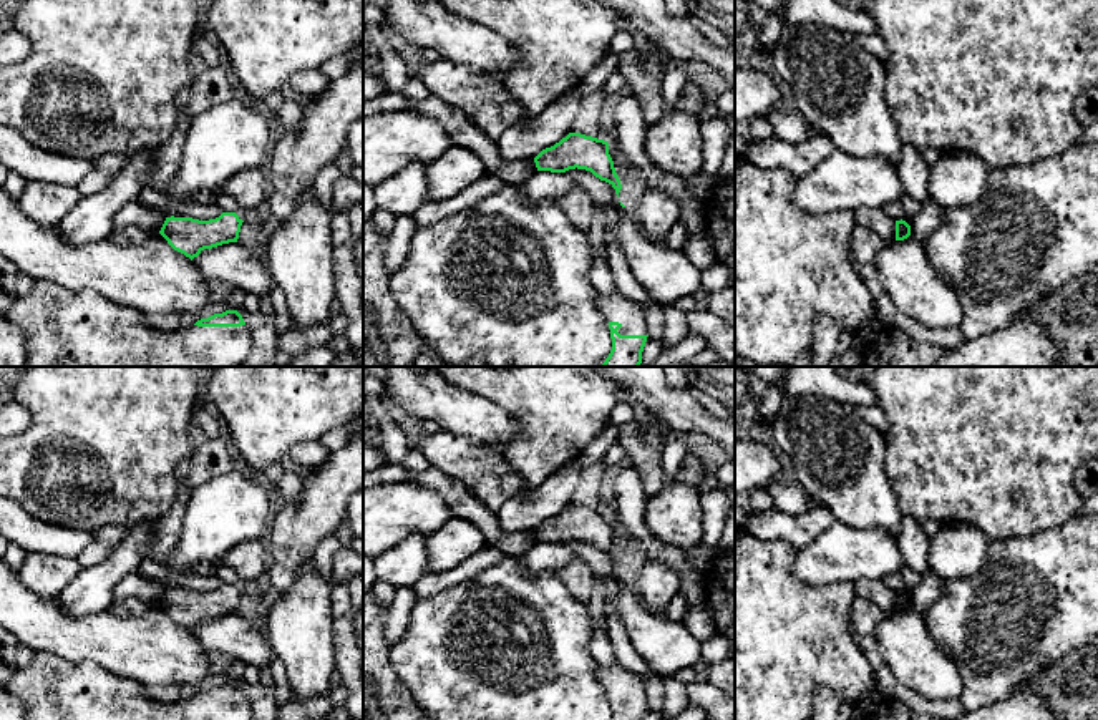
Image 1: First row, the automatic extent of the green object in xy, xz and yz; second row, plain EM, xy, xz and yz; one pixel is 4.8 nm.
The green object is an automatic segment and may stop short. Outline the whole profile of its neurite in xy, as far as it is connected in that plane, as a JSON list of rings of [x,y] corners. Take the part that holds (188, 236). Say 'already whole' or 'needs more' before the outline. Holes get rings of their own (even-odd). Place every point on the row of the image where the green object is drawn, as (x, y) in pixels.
already whole; [[[222,212],[216,219],[166,217],[159,234],[168,244],[189,257],[197,257],[204,249],[237,242],[242,219],[236,212]]]

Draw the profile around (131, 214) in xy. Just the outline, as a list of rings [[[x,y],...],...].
[[[131,201],[116,212],[113,227],[119,229],[126,226],[138,226],[146,231],[161,231],[164,221],[164,214],[143,207],[136,201]]]

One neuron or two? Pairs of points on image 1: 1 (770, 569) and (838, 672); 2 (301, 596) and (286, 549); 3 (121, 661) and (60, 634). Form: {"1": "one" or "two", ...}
{"1": "one", "2": "two", "3": "one"}

